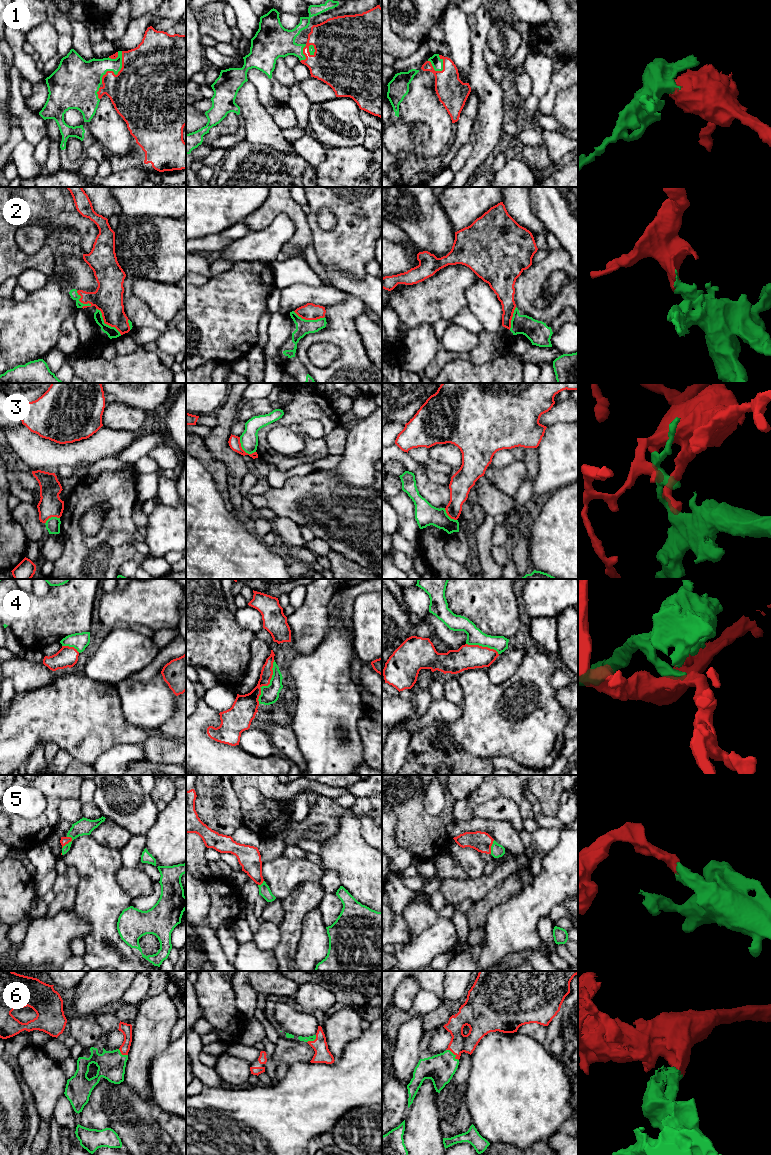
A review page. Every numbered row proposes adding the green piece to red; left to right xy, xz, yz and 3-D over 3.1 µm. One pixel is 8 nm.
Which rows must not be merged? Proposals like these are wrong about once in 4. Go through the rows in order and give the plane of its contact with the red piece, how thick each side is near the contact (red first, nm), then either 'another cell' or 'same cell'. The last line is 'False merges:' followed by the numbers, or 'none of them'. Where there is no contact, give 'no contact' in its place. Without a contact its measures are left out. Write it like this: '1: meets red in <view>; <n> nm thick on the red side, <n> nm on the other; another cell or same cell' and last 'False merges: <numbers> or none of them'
1: meets red in xy; 500 nm thick on the red side, 240 nm on the other; same cell
2: meets red in xy; 240 nm thick on the red side, 90 nm on the other; same cell
3: meets red in xz; 100 nm thick on the red side, 140 nm on the other; another cell
4: meets red in xz; 180 nm thick on the red side, 140 nm on the other; another cell
5: meets red in xy; 60 nm thick on the red side, 140 nm on the other; same cell
6: meets red in yz; 150 nm thick on the red side, 240 nm on the other; same cell
False merges: 3, 4

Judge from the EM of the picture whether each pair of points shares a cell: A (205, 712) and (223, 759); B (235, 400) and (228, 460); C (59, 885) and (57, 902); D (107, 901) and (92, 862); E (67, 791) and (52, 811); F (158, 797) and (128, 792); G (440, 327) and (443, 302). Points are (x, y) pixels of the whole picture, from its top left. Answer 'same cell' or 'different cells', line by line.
A: same cell
B: same cell
C: different cells
D: same cell
E: same cell
F: different cells
G: different cells

